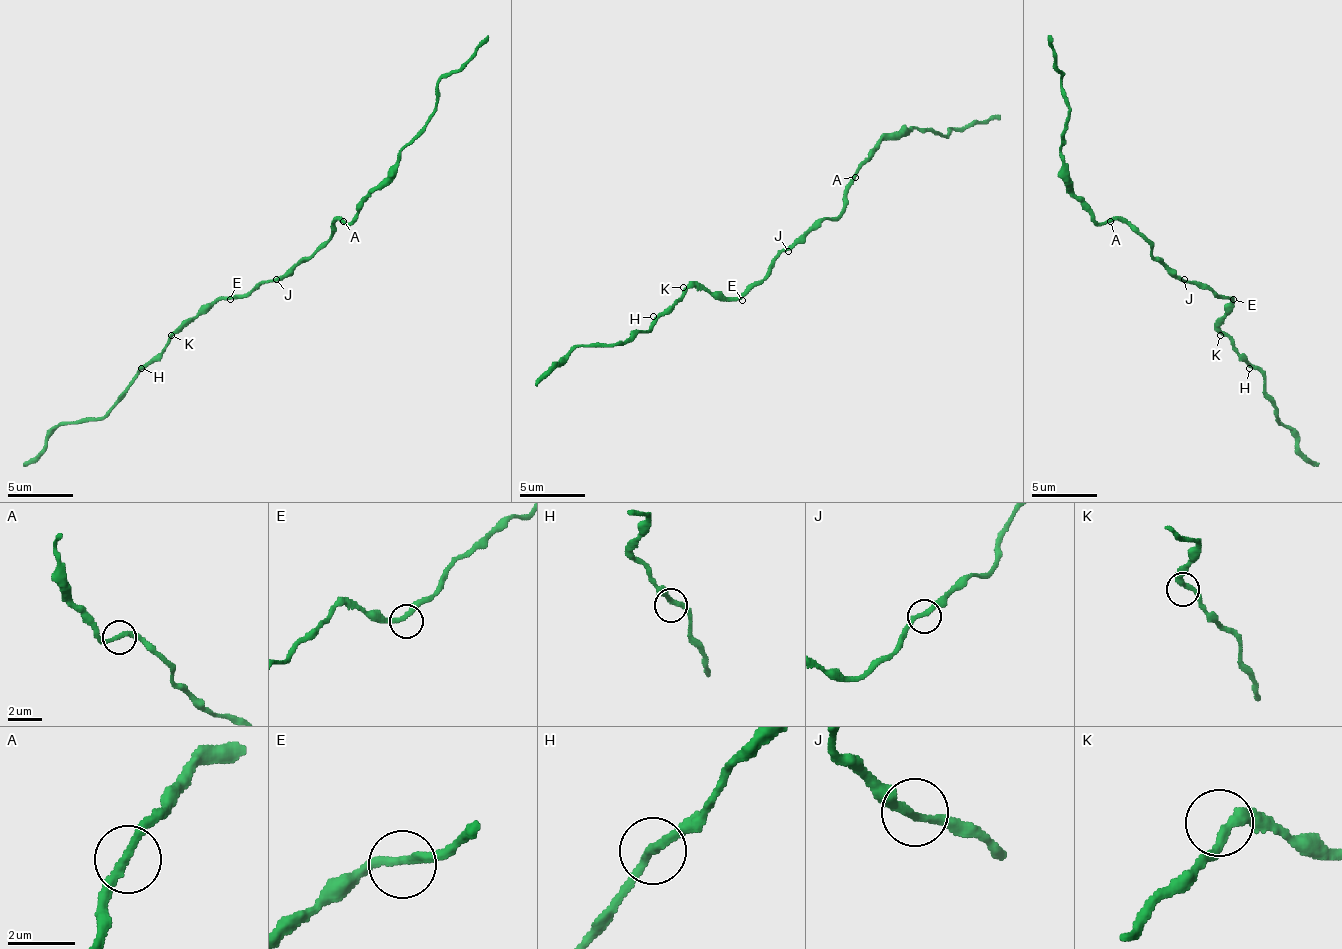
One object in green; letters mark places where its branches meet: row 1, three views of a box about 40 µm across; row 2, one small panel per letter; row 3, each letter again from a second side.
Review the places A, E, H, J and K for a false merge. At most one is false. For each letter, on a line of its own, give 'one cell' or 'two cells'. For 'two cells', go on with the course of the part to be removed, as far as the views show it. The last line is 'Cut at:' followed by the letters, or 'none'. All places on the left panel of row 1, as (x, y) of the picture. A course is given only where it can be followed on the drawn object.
A: one cell
E: one cell
H: one cell
J: one cell
K: one cell
Cut at: none

